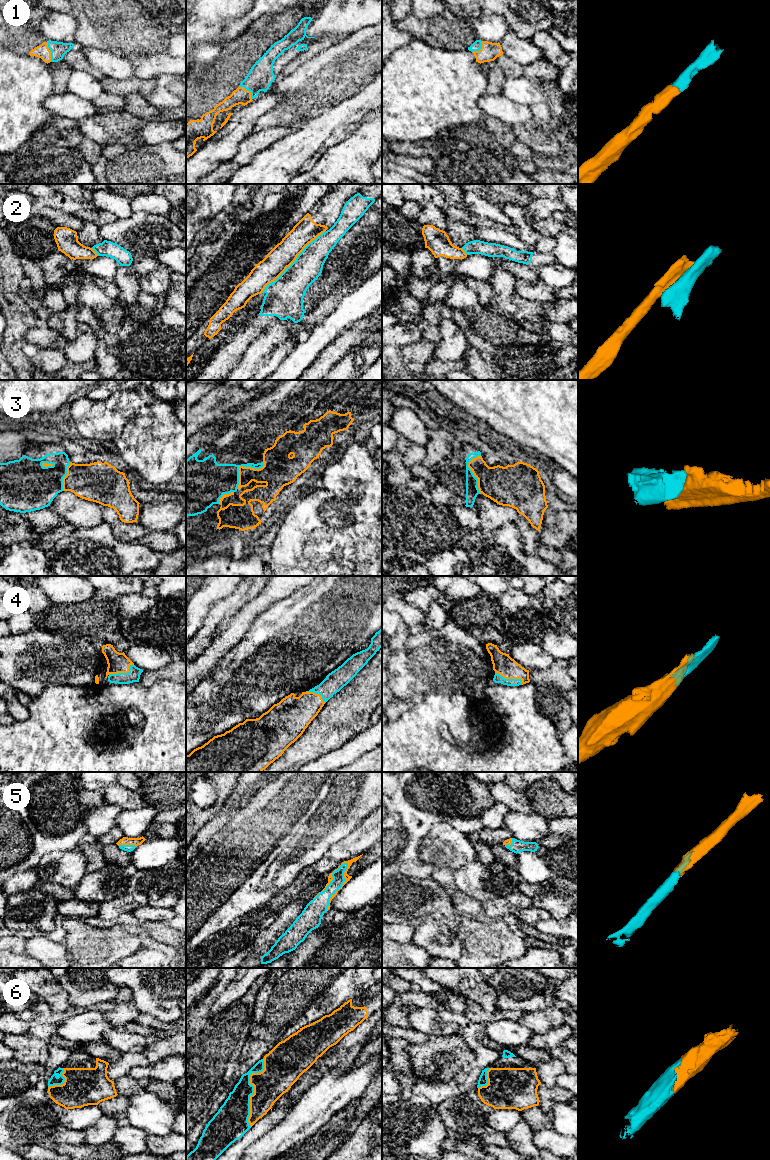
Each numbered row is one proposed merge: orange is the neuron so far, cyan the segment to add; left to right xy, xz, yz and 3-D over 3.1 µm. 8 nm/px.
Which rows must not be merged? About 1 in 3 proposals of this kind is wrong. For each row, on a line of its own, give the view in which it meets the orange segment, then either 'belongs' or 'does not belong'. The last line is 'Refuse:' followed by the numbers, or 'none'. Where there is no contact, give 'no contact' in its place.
1: xy | belongs
2: xz | does not belong
3: xz | does not belong
4: yz | belongs
5: xz | belongs
6: xz | belongs
Refuse: 2, 3

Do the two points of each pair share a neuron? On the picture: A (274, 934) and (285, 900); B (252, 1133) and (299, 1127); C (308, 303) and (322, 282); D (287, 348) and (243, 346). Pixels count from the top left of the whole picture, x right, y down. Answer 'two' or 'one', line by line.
A: two
B: two
C: one
D: two

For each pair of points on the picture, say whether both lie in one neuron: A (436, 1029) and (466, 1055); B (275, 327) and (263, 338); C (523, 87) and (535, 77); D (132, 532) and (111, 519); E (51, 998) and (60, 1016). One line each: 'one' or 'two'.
A: two
B: one
C: two
D: one
E: two

